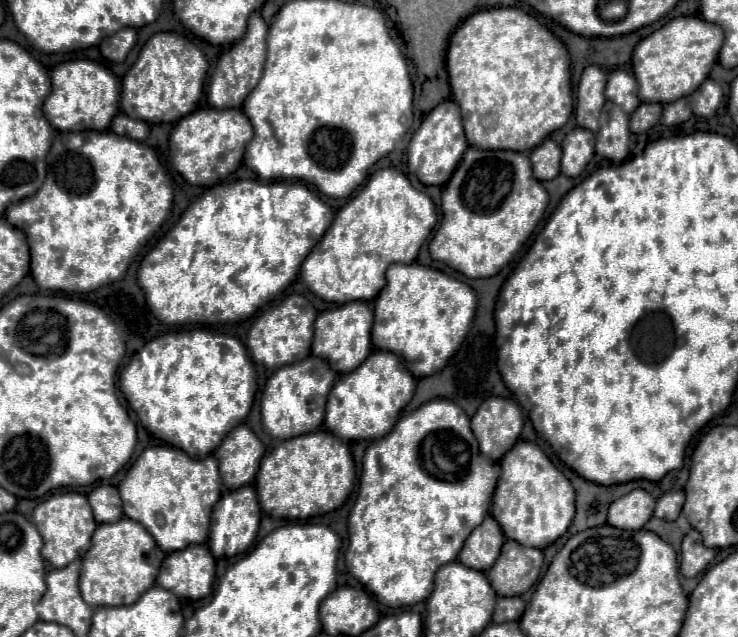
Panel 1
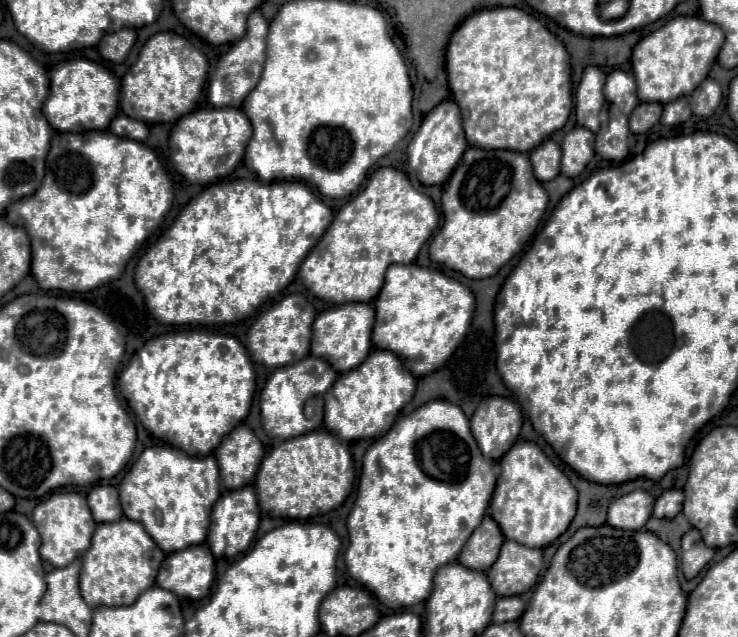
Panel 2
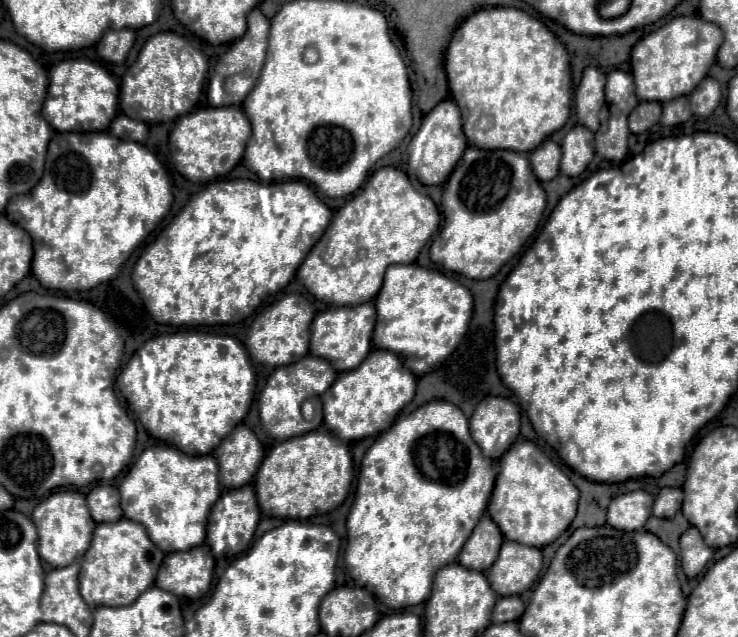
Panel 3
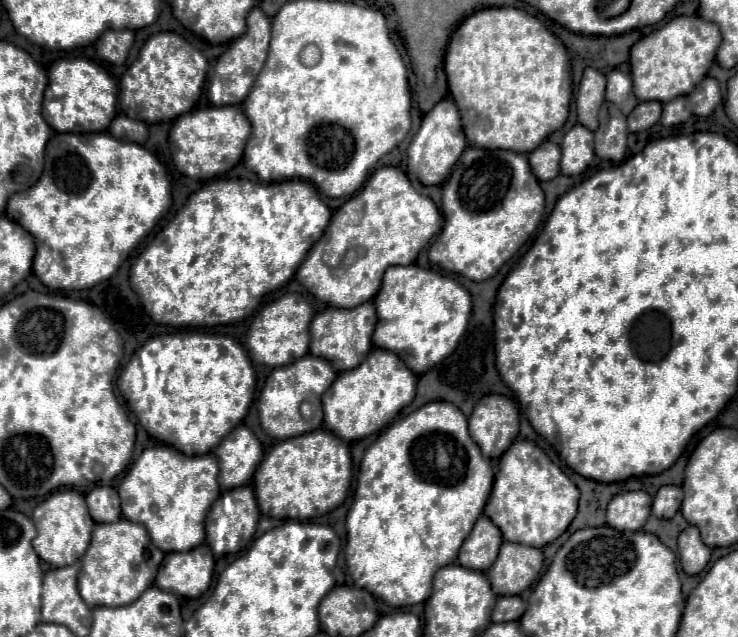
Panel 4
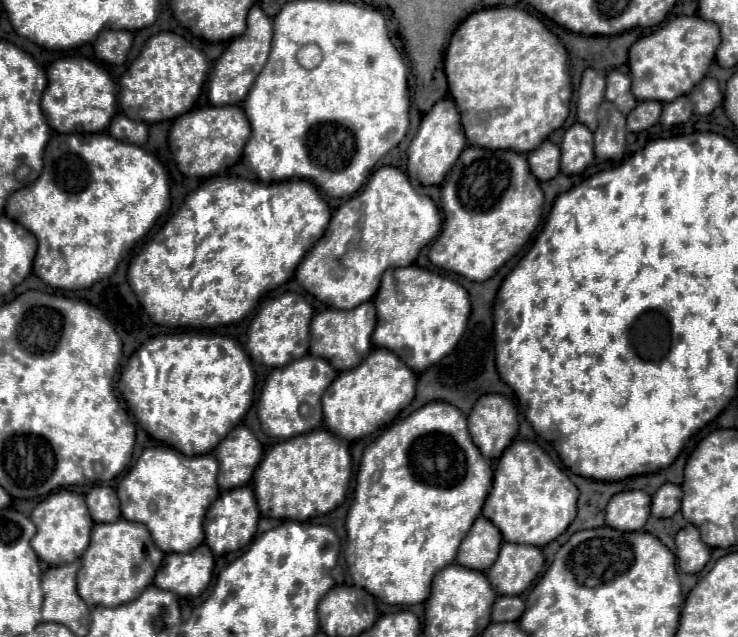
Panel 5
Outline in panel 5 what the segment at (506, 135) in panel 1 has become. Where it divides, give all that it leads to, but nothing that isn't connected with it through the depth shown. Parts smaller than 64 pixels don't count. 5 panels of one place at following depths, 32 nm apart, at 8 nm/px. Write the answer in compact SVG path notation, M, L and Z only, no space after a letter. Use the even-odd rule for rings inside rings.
M486 8L468 16L450 38L444 70L448 78L448 90L462 114L462 126L470 146L532 152L568 118L572 96L568 52L562 46L560 54L560 40L526 10Z

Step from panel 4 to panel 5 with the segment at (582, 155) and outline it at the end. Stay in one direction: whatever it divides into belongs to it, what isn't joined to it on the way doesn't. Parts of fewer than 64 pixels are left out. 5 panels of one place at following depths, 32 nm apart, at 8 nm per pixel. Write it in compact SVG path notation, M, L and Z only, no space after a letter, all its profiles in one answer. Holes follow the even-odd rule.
M576 122L572 128L566 130L562 144L562 160L560 160L560 168L564 174L580 174L594 158L594 140L592 140L592 132Z

